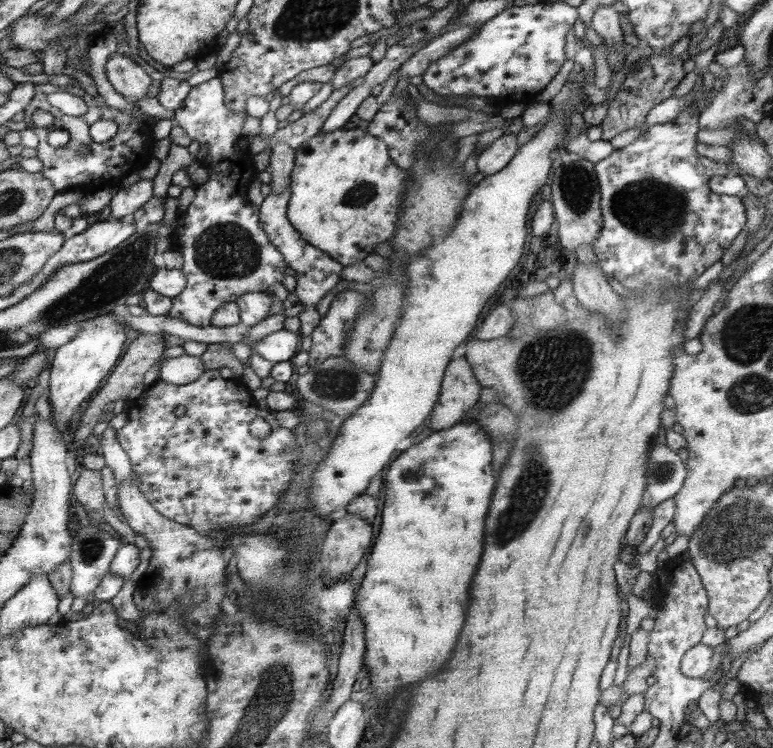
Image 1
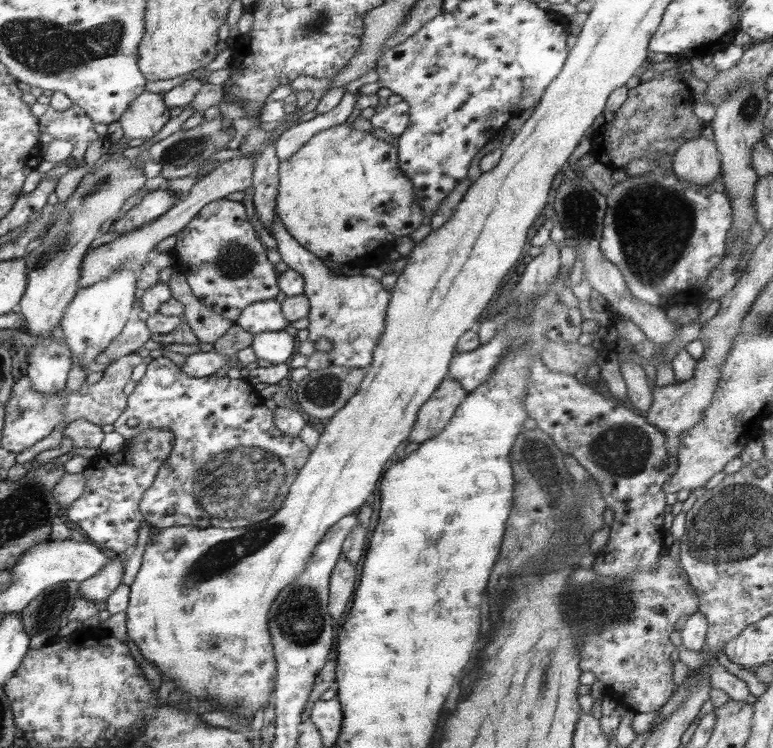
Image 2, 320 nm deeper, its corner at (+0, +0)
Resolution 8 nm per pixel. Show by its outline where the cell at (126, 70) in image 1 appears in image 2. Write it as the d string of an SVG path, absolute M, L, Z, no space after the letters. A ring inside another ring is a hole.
M142 92L117 121L122 126L123 136L129 139L152 138L160 132L171 118L169 105L164 101L160 93Z

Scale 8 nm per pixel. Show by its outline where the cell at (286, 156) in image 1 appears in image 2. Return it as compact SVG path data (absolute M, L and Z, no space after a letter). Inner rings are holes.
M275 209L273 237L277 240L278 252L288 268L301 273L305 279L303 295L309 300L310 324L307 332L312 343L326 338L332 343L330 352L315 351L308 357L306 367L312 370L330 366L348 368L368 368L373 363L373 352L386 328L386 312L392 292L386 290L382 280L372 276L351 272L348 275L333 274L321 257L311 253L297 240L294 240L283 226Z

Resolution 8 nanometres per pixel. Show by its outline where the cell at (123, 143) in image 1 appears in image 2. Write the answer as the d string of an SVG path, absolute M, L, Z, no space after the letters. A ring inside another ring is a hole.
M48 104L40 124L42 130L55 139L67 140L74 144L70 158L73 166L84 166L85 151L90 144L99 139L98 133L94 131L93 121L77 104L73 104L66 112L58 112Z

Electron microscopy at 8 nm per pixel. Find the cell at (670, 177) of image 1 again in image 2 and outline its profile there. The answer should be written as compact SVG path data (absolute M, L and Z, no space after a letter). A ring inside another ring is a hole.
M659 167L640 175L630 176L626 181L616 183L606 198L607 209L605 219L603 220L602 240L599 242L599 247L606 257L606 260L613 262L624 275L626 286L628 290L631 290L630 294L640 302L658 306L661 309L667 309L677 304L698 306L704 300L704 297L700 296L700 288L704 286L712 270L720 264L720 261L726 255L725 244L732 220L732 207L722 177L719 176L710 184L690 184L687 180L680 180L674 173L666 175Z

